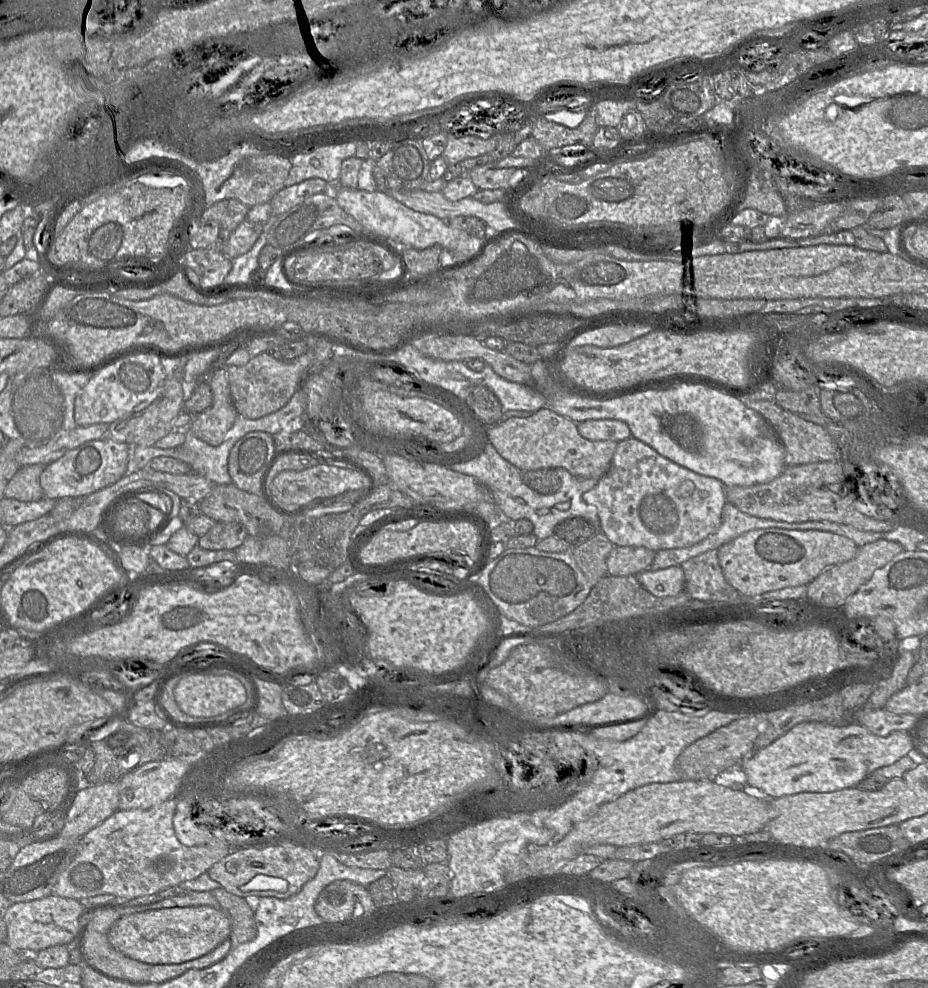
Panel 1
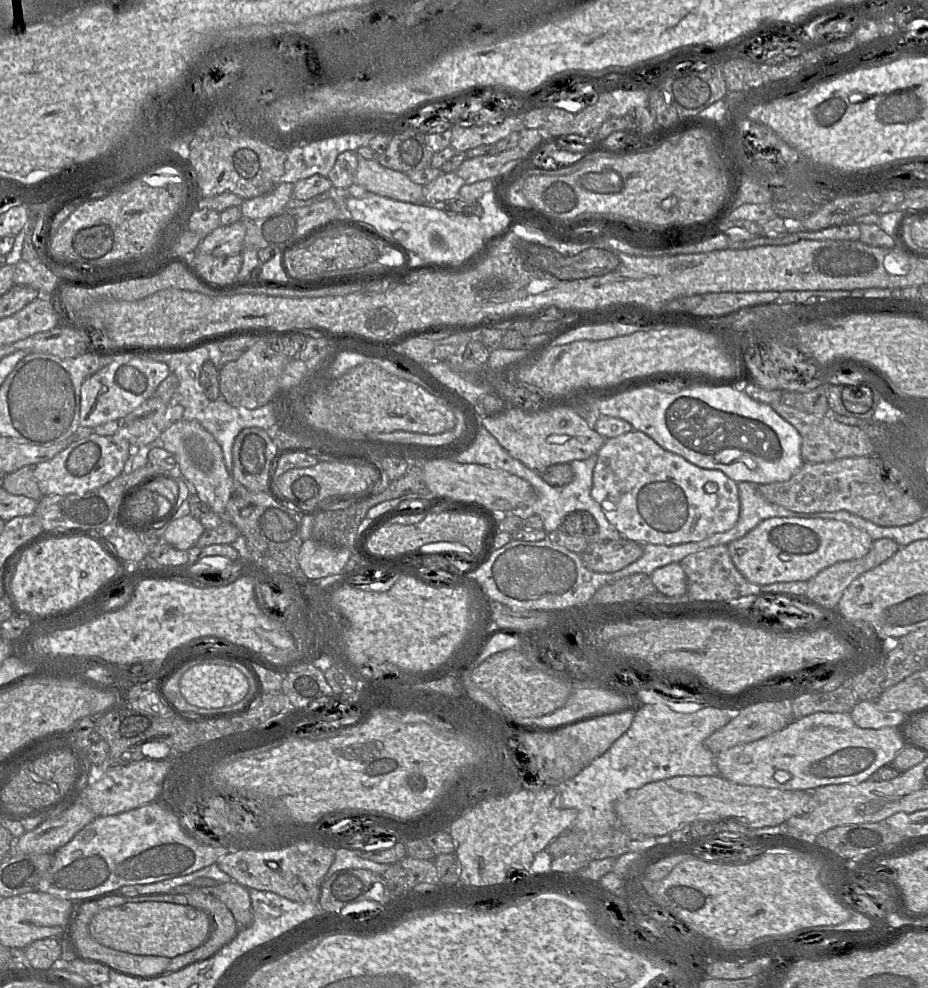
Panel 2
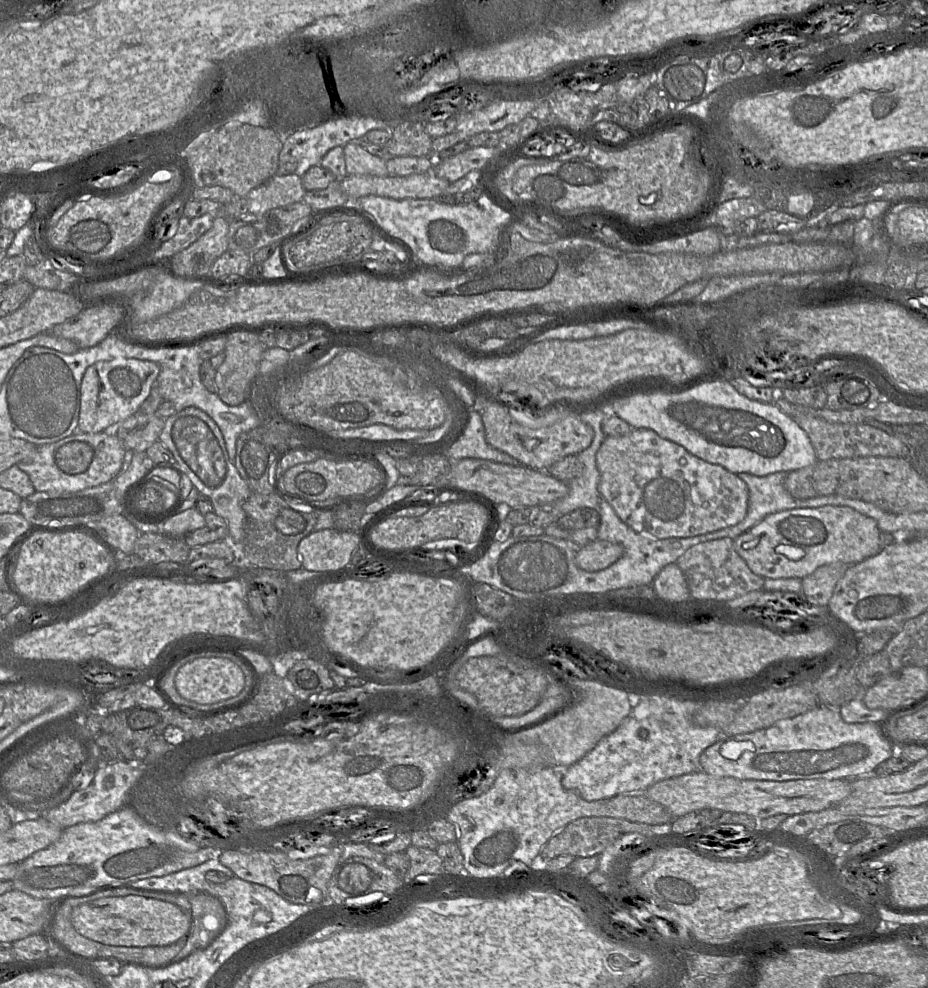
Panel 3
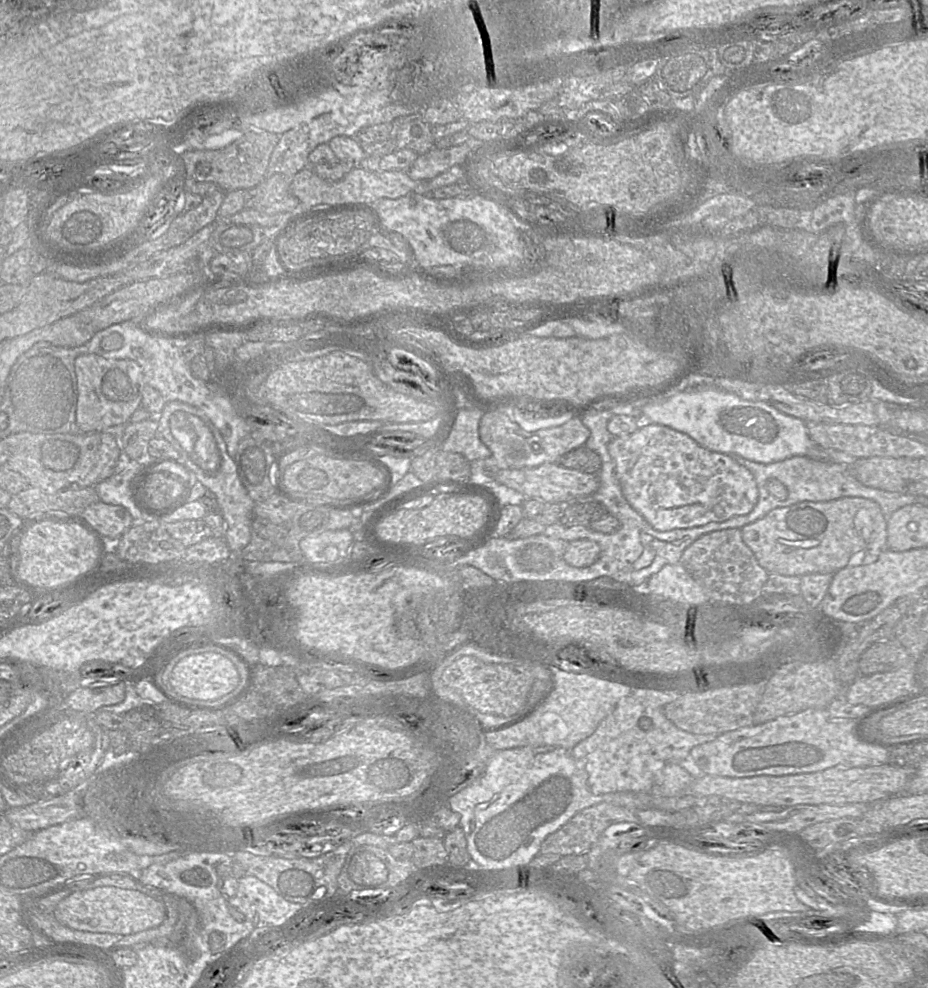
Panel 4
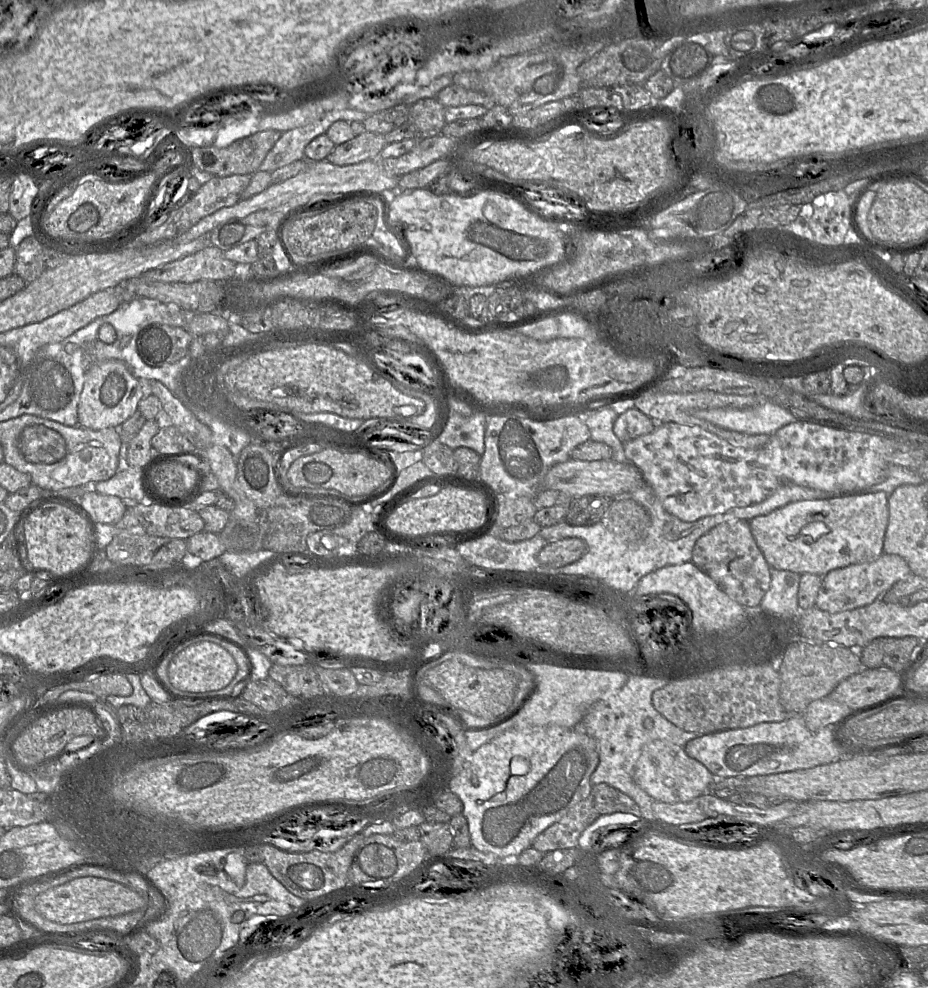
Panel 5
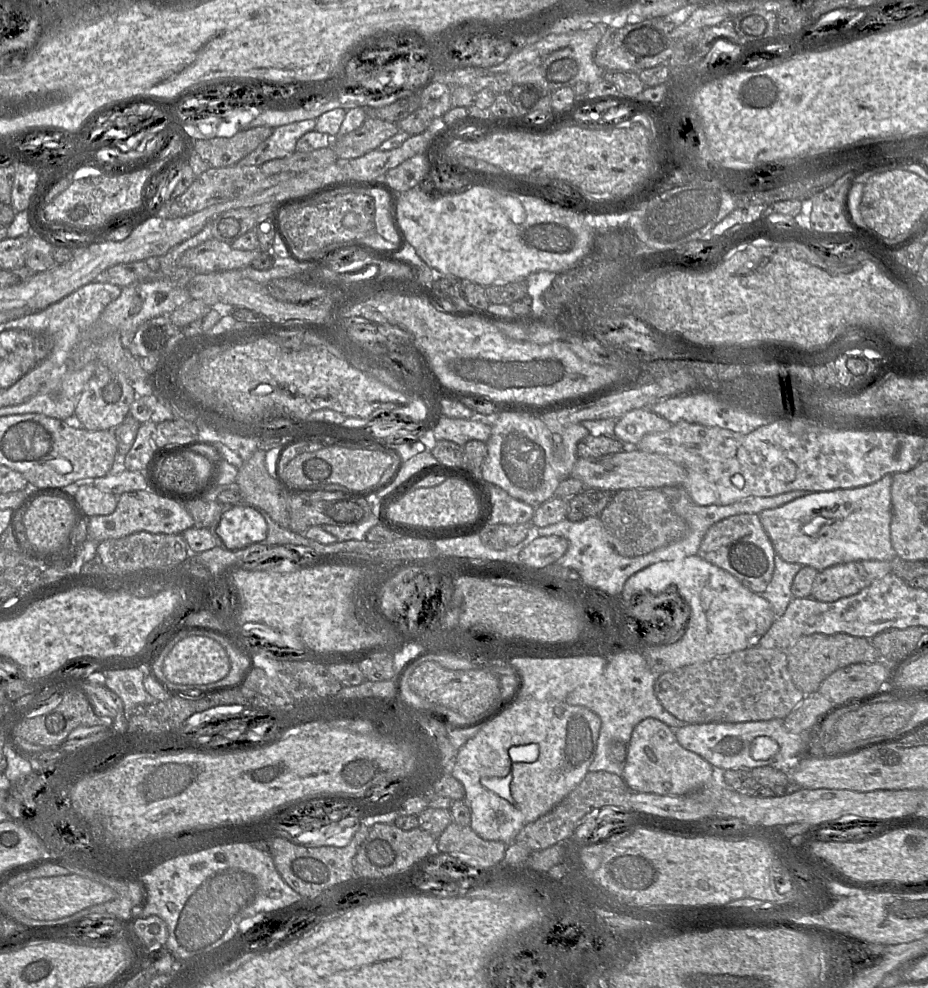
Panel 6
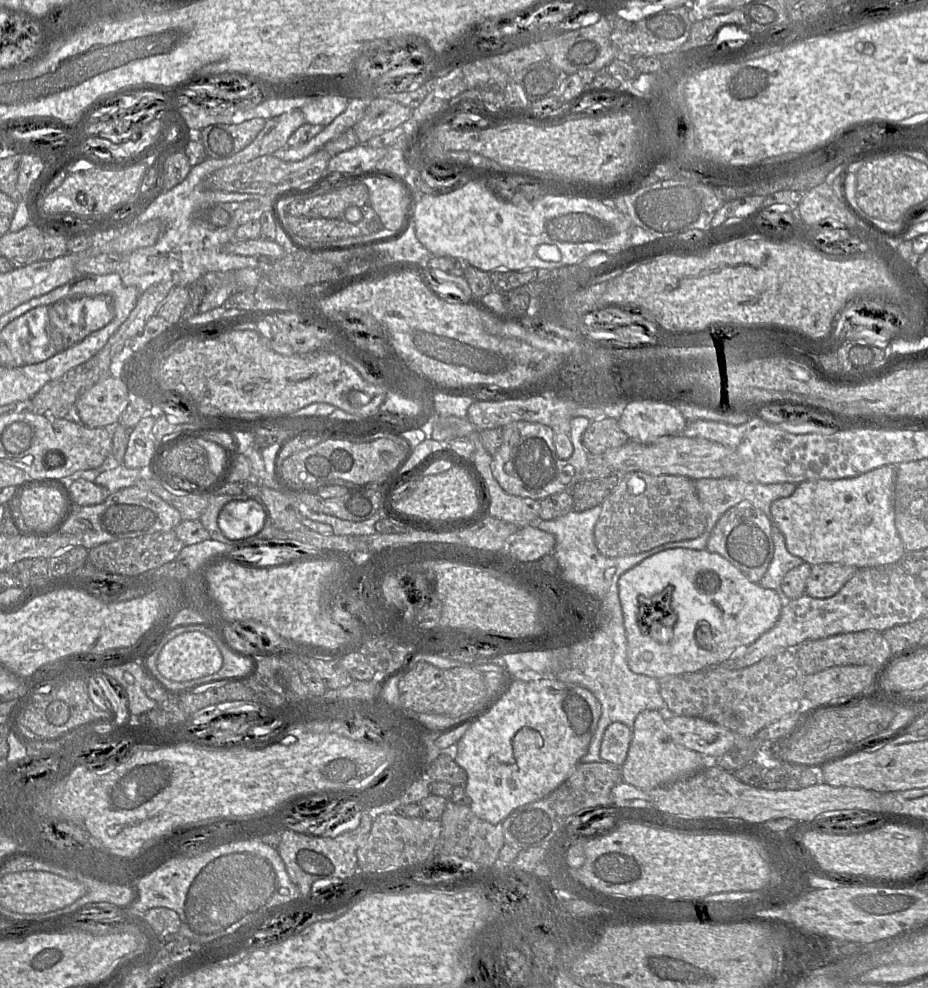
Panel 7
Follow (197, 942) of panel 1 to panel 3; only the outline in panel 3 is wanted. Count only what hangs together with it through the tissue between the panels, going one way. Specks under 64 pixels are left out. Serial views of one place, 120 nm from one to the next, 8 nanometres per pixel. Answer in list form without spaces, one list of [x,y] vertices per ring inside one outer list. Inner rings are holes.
[[[136,895],[101,897],[74,907],[70,922],[80,935],[102,944],[165,946],[187,936],[191,927],[191,908],[183,910],[175,903]]]

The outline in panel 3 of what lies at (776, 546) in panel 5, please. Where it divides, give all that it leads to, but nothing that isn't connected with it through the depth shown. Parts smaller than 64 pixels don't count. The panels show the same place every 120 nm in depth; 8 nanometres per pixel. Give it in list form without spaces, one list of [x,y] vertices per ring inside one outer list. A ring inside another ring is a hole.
[[[833,505],[795,508],[769,514],[733,540],[735,551],[754,574],[772,579],[804,578],[818,567],[836,562],[854,565],[882,550],[881,530],[873,518],[861,514],[851,507]]]

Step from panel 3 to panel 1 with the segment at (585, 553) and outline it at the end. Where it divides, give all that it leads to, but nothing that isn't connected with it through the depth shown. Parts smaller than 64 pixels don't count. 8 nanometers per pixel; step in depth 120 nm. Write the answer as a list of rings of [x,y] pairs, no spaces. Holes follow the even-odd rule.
[[[614,546],[607,558],[607,574],[636,575],[649,568],[655,551],[642,546]]]

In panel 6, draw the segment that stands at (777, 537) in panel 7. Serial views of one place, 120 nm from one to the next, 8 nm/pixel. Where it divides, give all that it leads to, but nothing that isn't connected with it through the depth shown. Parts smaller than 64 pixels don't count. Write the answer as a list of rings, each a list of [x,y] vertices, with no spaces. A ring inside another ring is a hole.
[[[778,554],[774,556],[774,570],[771,581],[761,594],[770,604],[775,618],[784,614],[793,599],[791,586],[794,577],[803,566],[784,561]]]

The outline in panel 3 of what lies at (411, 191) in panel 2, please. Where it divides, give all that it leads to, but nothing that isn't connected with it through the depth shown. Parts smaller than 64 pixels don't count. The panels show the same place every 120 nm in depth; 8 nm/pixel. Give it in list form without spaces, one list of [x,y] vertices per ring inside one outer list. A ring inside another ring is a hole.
[[[349,142],[344,147],[344,158],[347,174],[388,176],[386,160],[374,156],[357,142]]]

